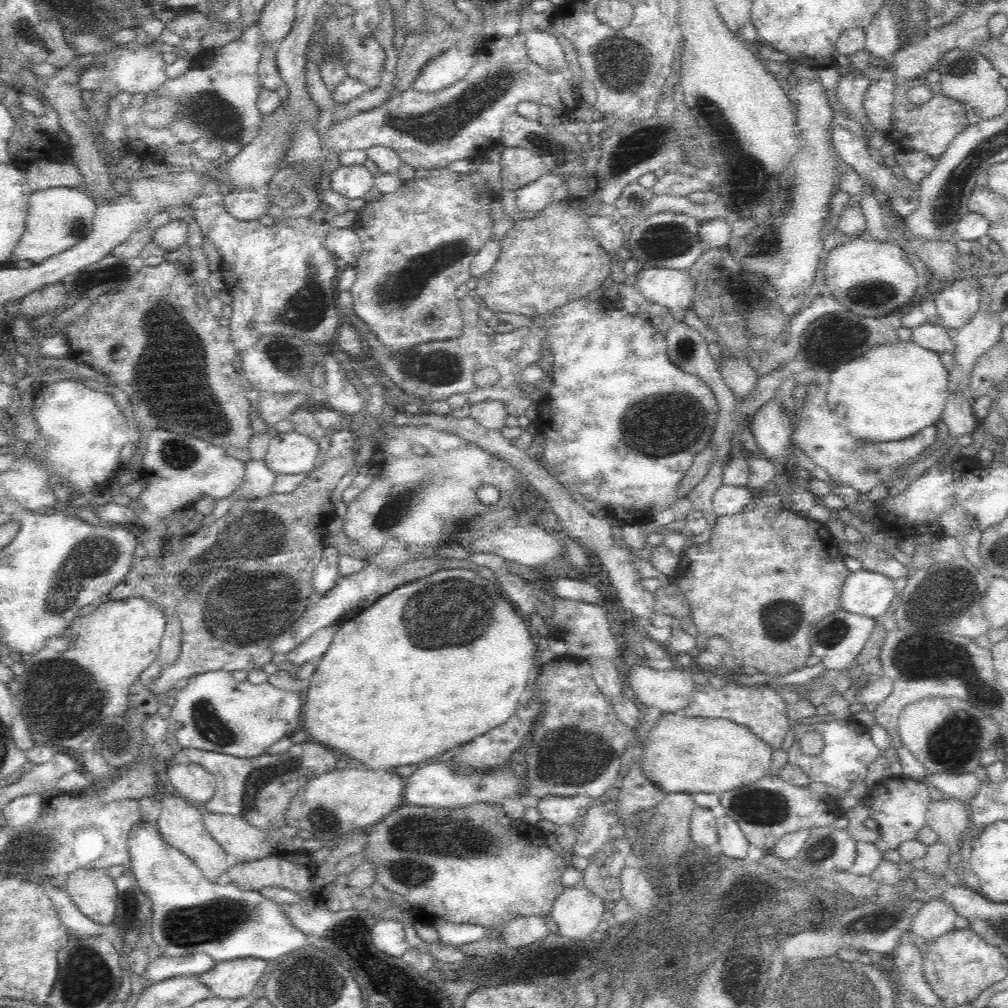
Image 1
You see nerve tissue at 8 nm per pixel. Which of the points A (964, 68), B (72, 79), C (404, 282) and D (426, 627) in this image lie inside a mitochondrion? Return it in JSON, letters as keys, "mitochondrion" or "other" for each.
{"A":"mitochondrion","B":"other","C":"mitochondrion","D":"mitochondrion"}

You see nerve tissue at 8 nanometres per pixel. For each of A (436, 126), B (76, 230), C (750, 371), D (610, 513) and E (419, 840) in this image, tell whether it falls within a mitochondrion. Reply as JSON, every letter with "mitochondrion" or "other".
{"A":"mitochondrion","B":"mitochondrion","C":"other","D":"other","E":"mitochondrion"}

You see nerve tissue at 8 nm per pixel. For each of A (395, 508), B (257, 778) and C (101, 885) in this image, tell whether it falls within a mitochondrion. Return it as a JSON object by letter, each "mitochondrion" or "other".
{"A":"mitochondrion","B":"mitochondrion","C":"other"}

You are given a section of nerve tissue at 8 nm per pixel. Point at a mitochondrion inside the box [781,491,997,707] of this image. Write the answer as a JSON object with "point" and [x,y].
{"point":[944,594]}

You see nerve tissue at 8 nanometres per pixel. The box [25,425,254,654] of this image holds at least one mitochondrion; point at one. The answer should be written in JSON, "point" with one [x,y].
{"point":[93,557]}

